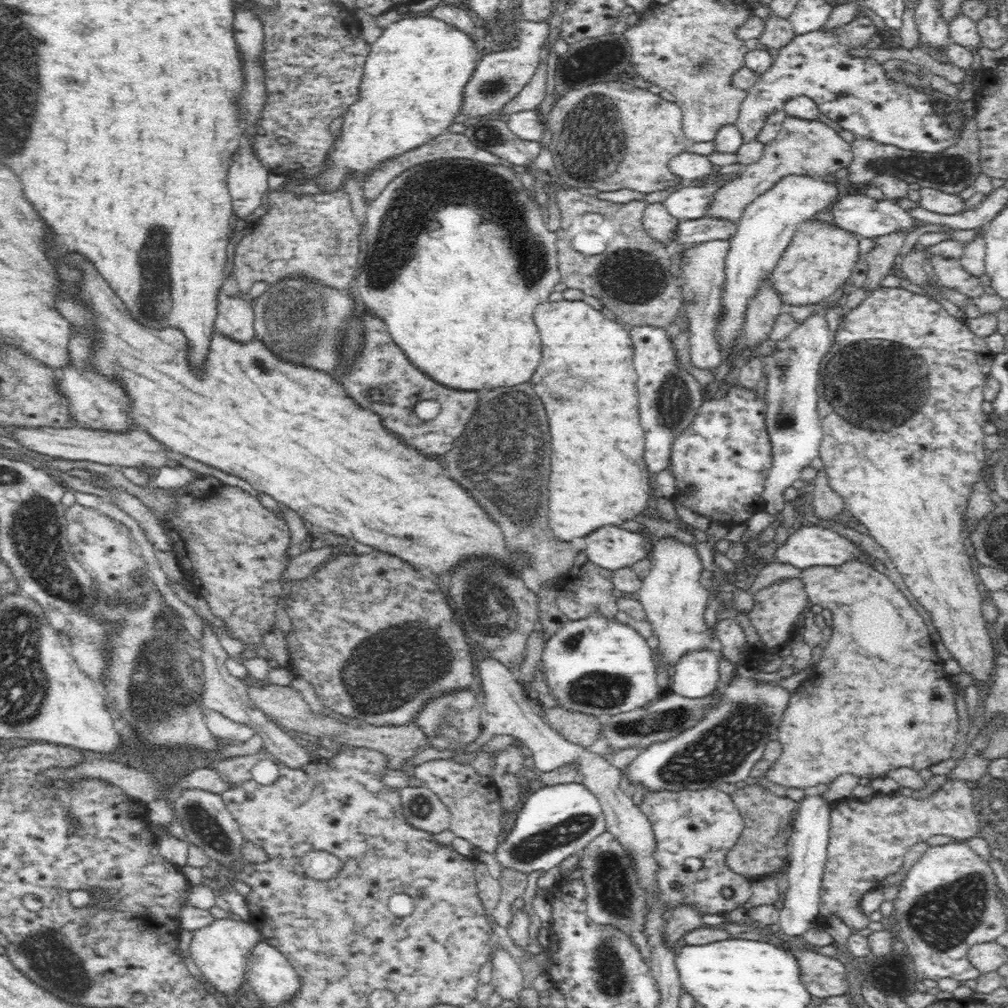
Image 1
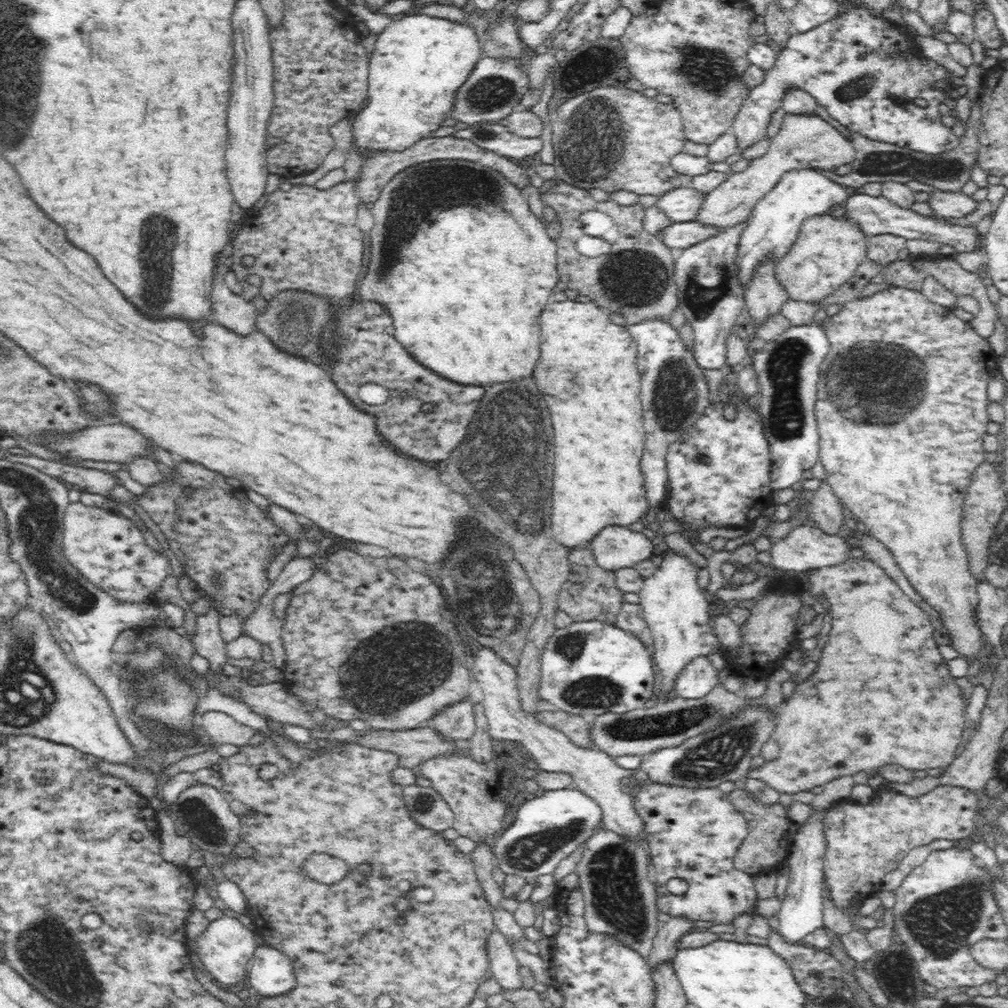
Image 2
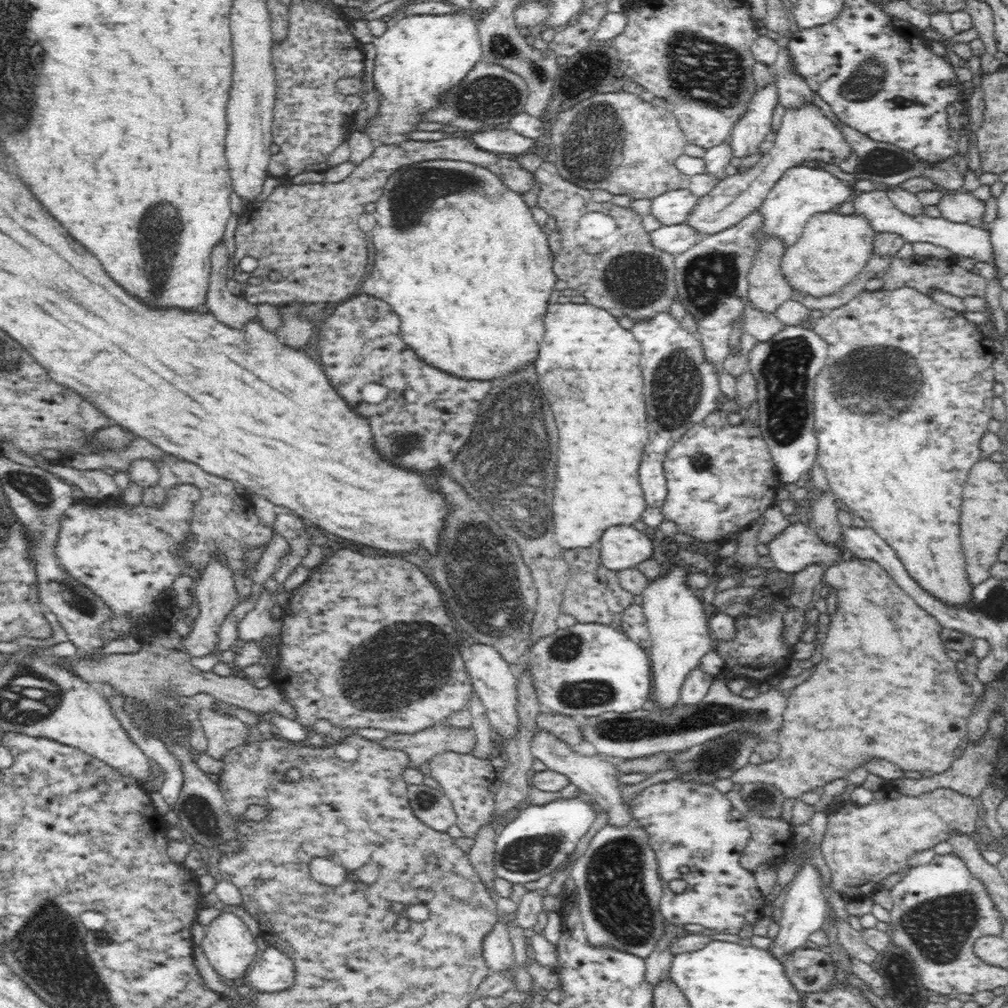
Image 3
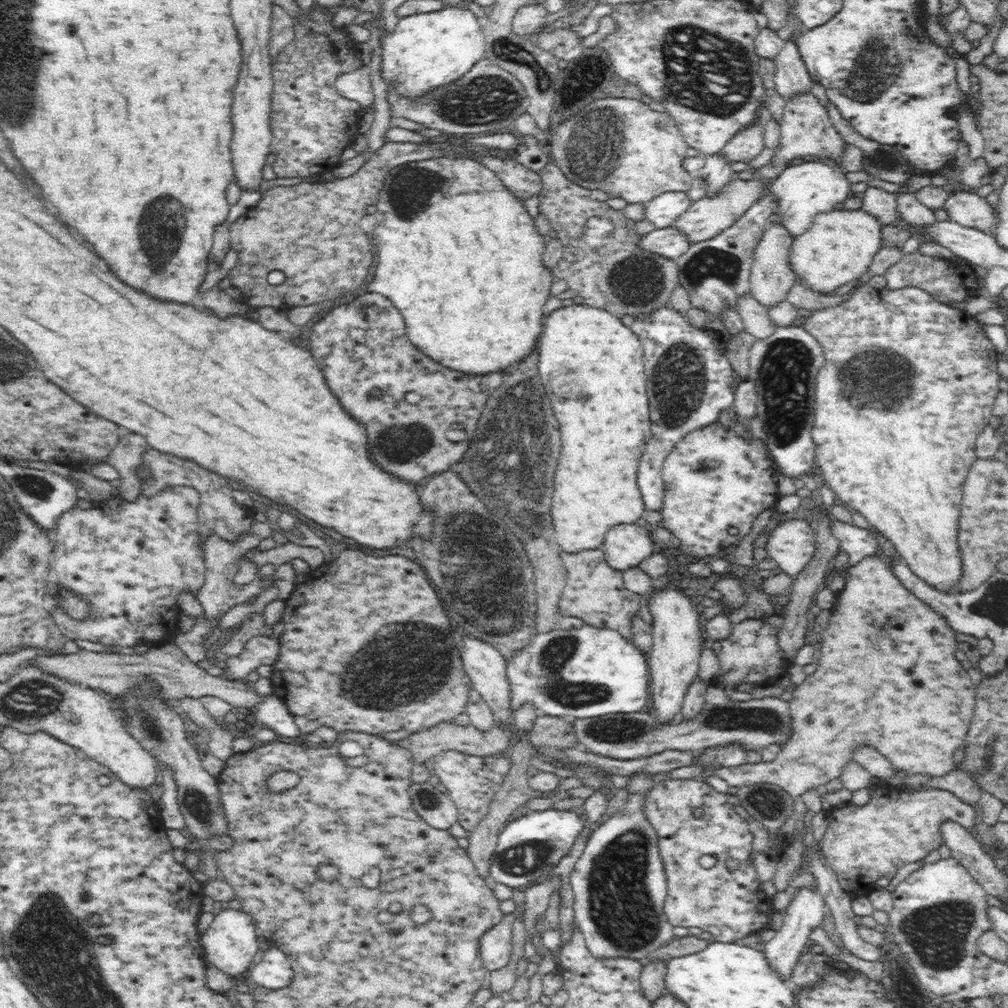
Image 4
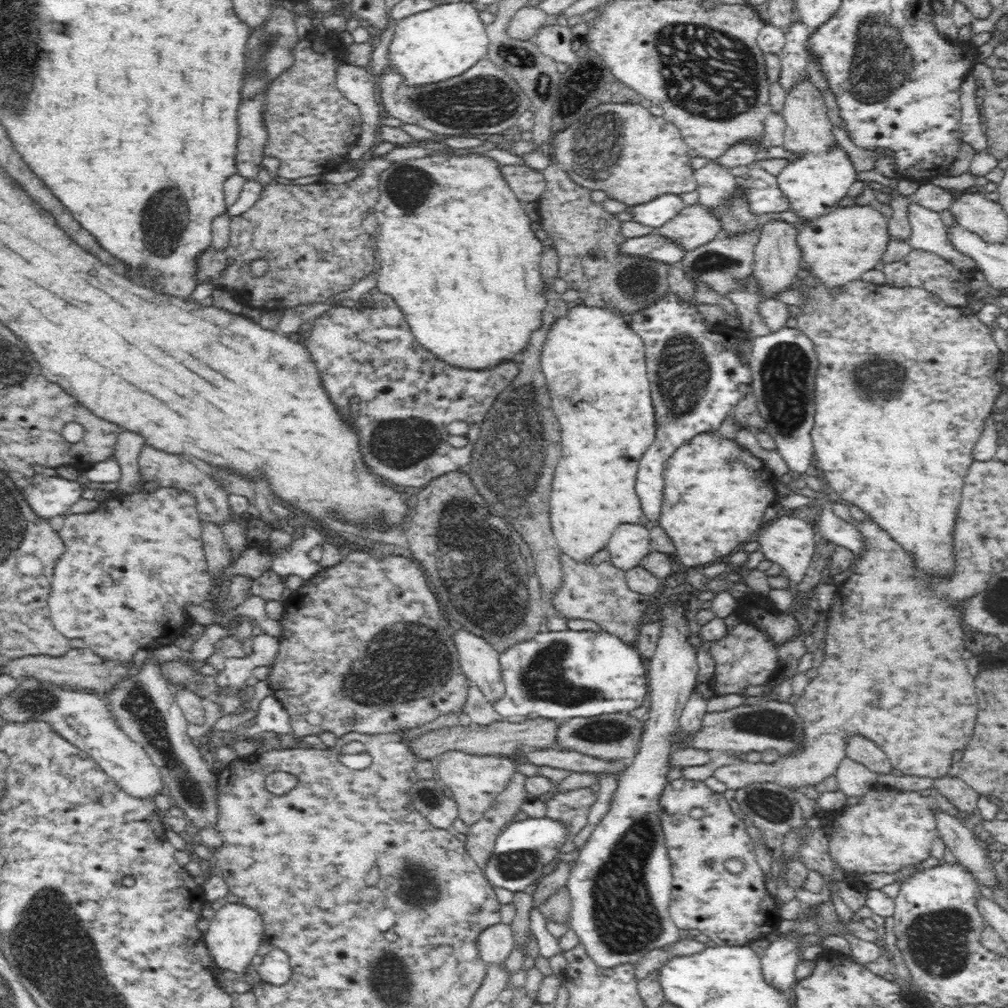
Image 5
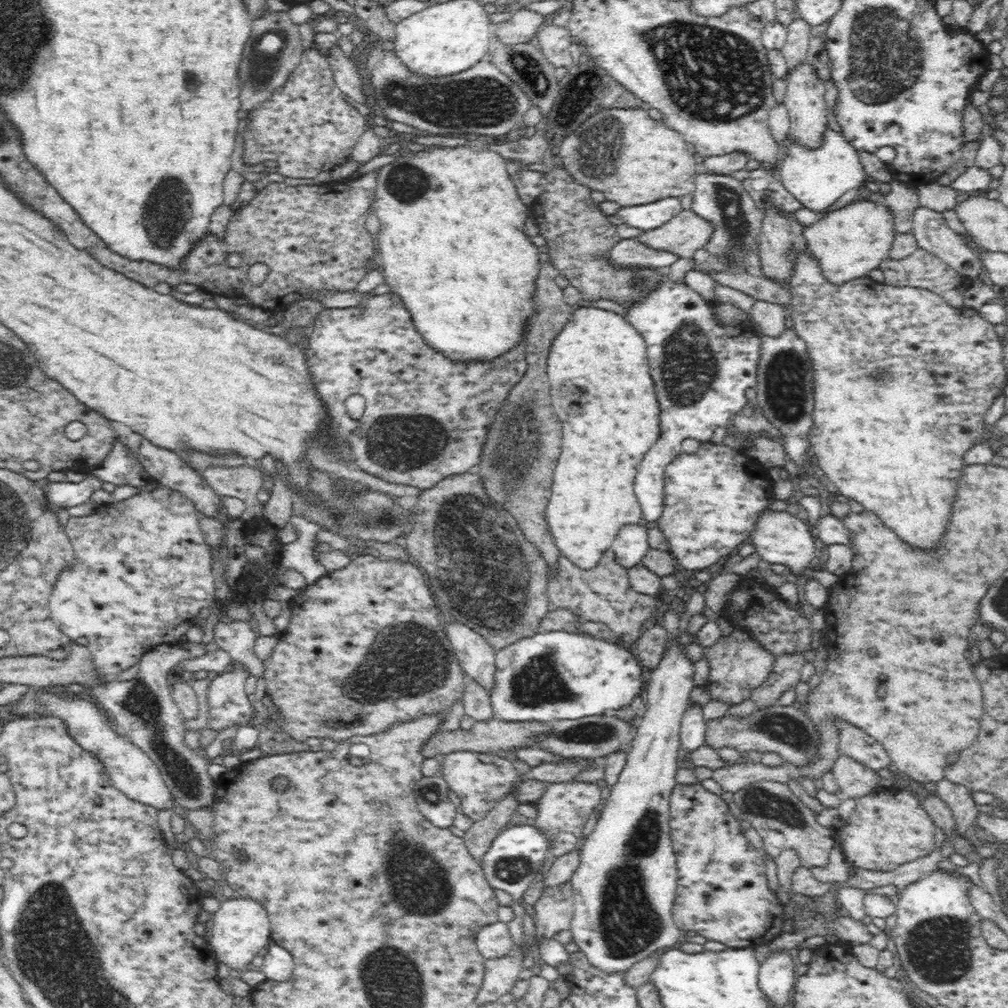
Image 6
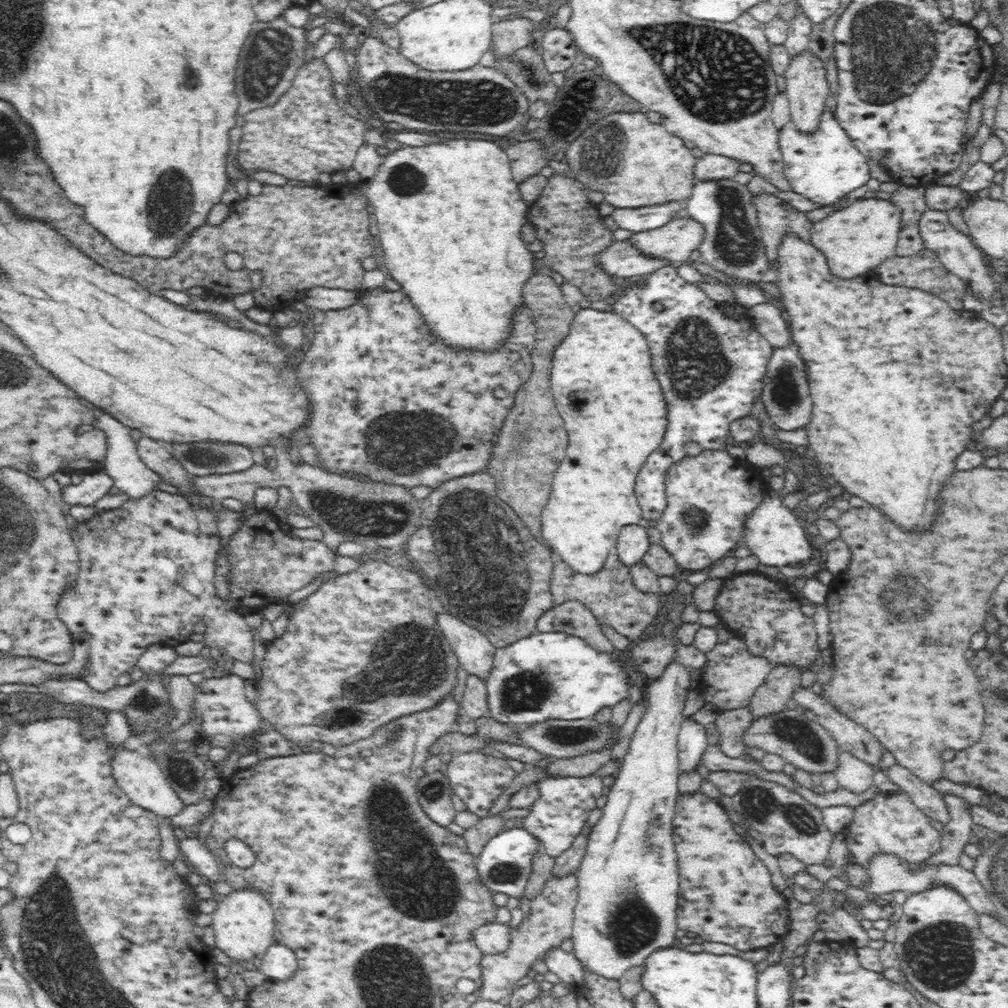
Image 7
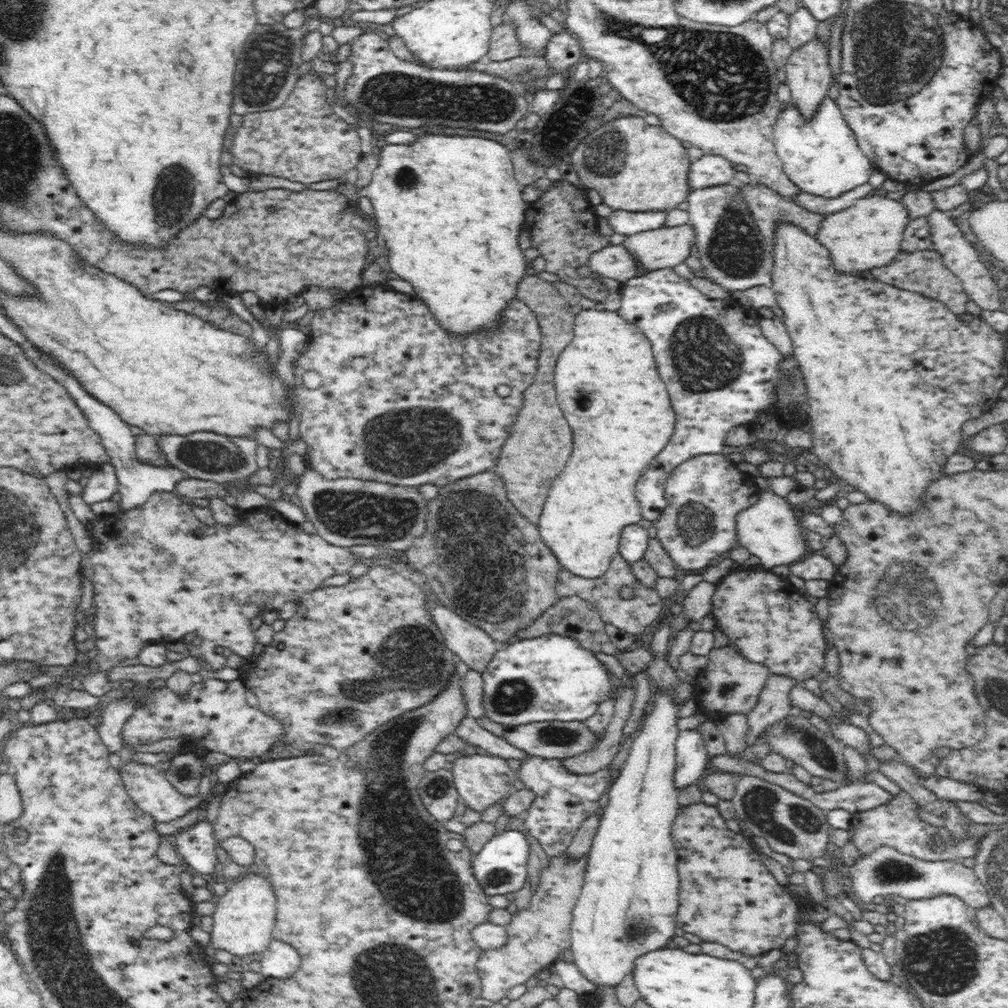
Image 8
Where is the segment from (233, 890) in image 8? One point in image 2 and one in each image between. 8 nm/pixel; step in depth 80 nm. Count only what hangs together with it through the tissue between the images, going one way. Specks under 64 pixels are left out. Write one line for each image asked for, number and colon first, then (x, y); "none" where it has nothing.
2: (225, 948)
3: (229, 946)
4: (231, 941)
5: (235, 932)
6: (240, 928)
7: (243, 923)

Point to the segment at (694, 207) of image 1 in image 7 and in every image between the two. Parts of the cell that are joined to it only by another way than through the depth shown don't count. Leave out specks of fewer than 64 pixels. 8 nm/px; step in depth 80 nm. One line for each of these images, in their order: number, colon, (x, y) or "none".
2: (682, 204)
3: (672, 207)
4: (663, 210)
5: (657, 212)
6: (646, 217)
7: (640, 219)

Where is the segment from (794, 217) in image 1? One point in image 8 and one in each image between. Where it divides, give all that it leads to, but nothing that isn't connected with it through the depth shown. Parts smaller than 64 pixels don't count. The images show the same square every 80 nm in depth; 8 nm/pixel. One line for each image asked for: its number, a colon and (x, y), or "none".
2: (773, 225)
3: (802, 192)
4: (802, 191)
5: (814, 183)
6: (817, 177)
7: (824, 165)
8: (821, 156)

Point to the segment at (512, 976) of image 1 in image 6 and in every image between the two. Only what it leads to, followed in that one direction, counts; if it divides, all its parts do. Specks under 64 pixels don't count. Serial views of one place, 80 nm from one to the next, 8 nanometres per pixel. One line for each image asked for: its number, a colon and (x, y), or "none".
2: (502, 963)
3: (498, 952)
4: (495, 946)
5: (495, 943)
6: (494, 940)

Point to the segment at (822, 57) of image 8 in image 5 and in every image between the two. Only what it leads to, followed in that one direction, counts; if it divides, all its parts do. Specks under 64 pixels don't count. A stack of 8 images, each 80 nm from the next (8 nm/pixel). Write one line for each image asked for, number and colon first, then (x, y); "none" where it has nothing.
5: (808, 130)
6: (804, 100)
7: (807, 88)

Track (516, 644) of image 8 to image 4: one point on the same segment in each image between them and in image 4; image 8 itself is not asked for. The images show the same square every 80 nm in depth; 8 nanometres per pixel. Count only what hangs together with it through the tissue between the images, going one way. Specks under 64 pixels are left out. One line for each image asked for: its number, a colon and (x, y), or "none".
4: (590, 671)
5: (561, 675)
6: (549, 676)
7: (548, 676)

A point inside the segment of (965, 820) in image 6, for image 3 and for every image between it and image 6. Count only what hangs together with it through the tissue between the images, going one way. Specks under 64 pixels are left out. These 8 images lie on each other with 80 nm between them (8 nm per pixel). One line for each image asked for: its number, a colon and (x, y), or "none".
3: (971, 773)
4: (961, 783)
5: (963, 797)

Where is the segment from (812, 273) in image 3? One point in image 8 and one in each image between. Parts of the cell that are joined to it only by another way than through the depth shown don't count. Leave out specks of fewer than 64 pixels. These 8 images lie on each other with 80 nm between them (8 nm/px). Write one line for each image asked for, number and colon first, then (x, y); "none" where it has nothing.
4: (838, 247)
5: (837, 248)
6: (849, 242)
7: (855, 239)
8: (868, 234)

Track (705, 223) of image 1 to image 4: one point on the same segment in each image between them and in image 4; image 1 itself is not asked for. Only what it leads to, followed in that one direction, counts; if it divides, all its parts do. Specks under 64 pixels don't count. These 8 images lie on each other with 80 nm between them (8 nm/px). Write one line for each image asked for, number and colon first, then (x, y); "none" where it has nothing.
2: (680, 234)
3: (674, 239)
4: (669, 242)

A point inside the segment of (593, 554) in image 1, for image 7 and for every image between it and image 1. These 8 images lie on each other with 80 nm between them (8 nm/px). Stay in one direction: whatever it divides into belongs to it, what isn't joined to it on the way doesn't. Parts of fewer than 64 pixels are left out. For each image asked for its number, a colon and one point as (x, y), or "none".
2: (614, 547)
3: (621, 547)
4: (625, 546)
5: (630, 543)
6: (630, 546)
7: (632, 544)

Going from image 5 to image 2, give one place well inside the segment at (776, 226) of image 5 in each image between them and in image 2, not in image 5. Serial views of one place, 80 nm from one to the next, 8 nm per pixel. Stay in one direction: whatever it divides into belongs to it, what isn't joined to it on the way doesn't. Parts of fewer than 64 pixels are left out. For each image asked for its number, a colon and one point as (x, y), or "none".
2: (765, 297)
3: (768, 288)
4: (772, 278)

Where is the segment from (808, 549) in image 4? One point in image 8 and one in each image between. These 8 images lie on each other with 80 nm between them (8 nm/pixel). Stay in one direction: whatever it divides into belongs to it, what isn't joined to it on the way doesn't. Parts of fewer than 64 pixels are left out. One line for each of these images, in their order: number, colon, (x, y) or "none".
5: (789, 541)
6: (780, 537)
7: (777, 535)
8: (769, 529)

